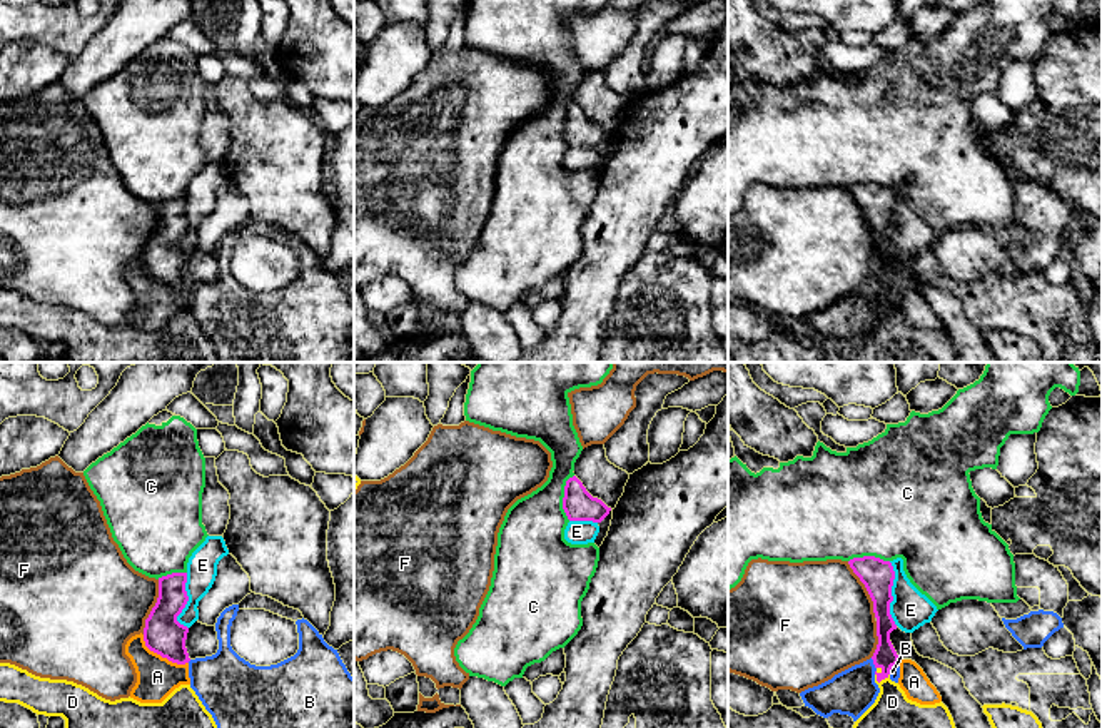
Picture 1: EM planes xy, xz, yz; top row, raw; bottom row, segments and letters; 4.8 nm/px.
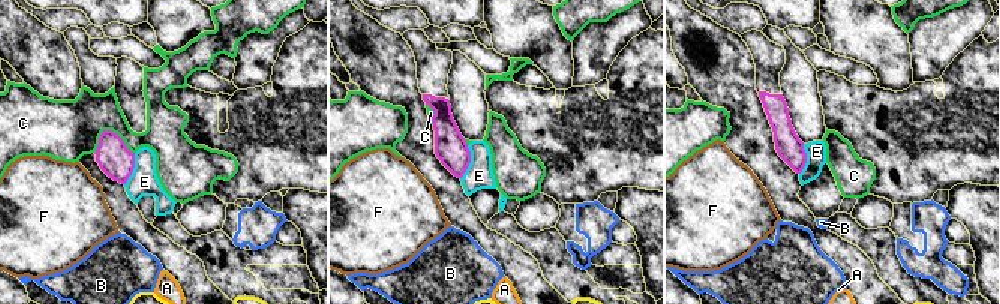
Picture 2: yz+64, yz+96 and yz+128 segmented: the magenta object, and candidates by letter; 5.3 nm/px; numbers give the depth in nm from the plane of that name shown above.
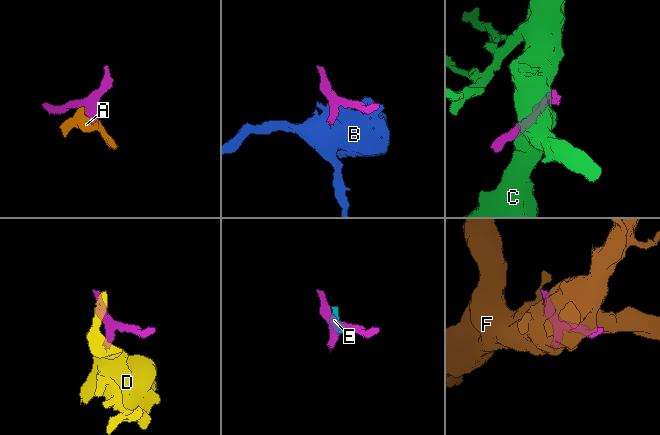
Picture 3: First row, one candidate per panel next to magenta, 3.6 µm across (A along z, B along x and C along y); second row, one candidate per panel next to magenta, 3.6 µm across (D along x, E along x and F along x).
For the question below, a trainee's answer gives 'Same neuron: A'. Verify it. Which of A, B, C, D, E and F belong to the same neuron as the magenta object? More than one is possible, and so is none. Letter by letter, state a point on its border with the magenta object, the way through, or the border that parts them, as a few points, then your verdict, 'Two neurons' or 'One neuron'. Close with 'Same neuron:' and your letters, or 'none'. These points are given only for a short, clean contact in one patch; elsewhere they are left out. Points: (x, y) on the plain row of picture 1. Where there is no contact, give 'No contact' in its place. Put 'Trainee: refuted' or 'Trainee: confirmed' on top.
Trainee: refuted
A: Touches magenta at xy (162, 283). Boundary: xy (142, 261), (144, 269), (151, 276), (172, 288), (187, 289). Two neurons
B: Touches magenta at yz (875, 293). Boundary: yz (870, 284), (875, 299). Two neurons
C: Touches magenta at xz (563, 124). Two neurons
D: Touches magenta at yz (877, 301). Path across: yz (885, 283), (884, 294), (877, 301), (890, 319), (894, 349). One neuron
E: Touches magenta at yz (890, 219). Two neurons
F: Touches magenta at yz (867, 216). Two neurons
Same neuron: D

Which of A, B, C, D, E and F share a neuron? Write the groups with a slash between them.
A E / B / C / D / F

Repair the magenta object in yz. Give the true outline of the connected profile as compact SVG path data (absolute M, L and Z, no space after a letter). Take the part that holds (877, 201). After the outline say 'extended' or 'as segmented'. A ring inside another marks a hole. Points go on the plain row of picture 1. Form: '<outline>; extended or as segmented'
M863 182L850 185L848 190L873 227L878 270L872 286L877 294L875 309L880 314L875 329L855 347L853 362L957 362L953 344L942 327L912 327L900 311L890 306L890 296L900 287L890 267L890 259L897 255L890 240L895 205L892 189Z; extended

